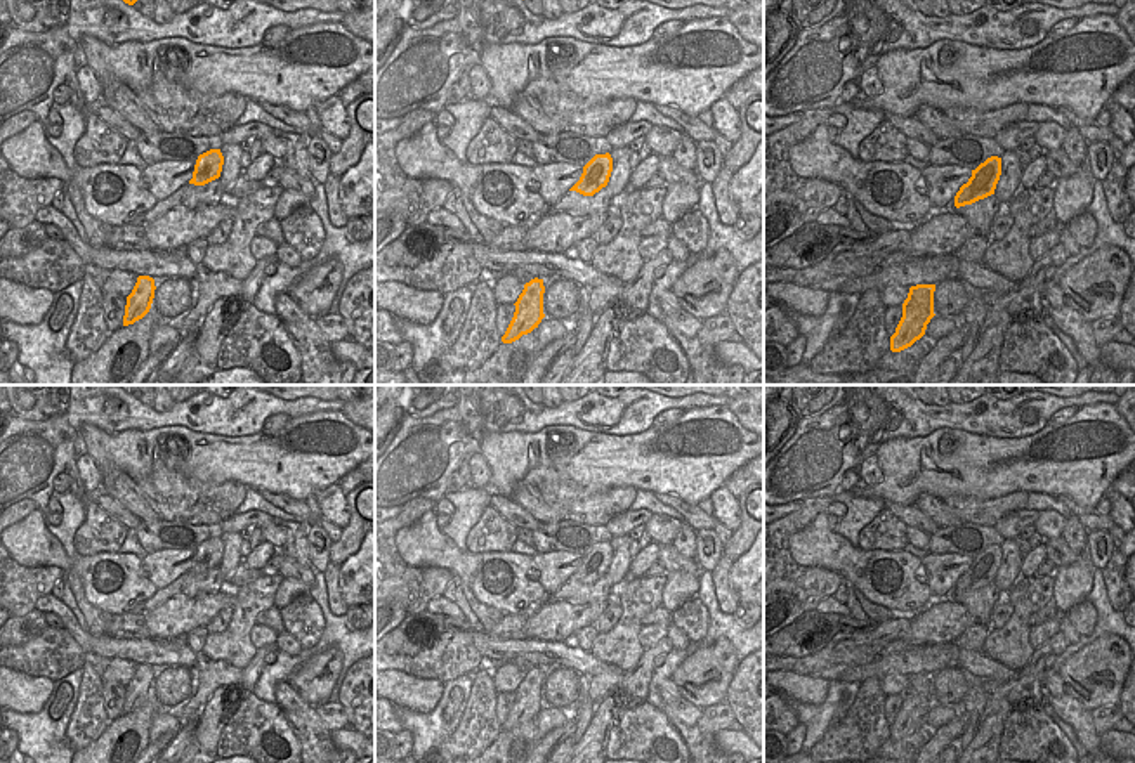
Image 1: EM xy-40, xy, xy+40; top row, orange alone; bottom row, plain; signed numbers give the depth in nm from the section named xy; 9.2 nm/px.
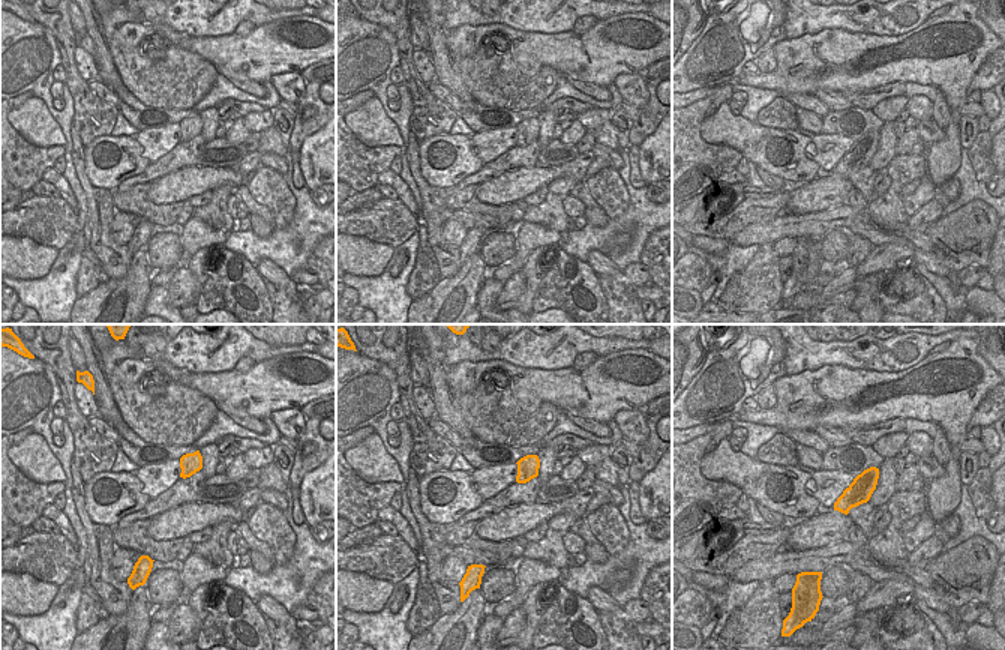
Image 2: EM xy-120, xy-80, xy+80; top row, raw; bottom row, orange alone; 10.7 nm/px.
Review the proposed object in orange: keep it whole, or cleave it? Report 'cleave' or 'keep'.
cleave

